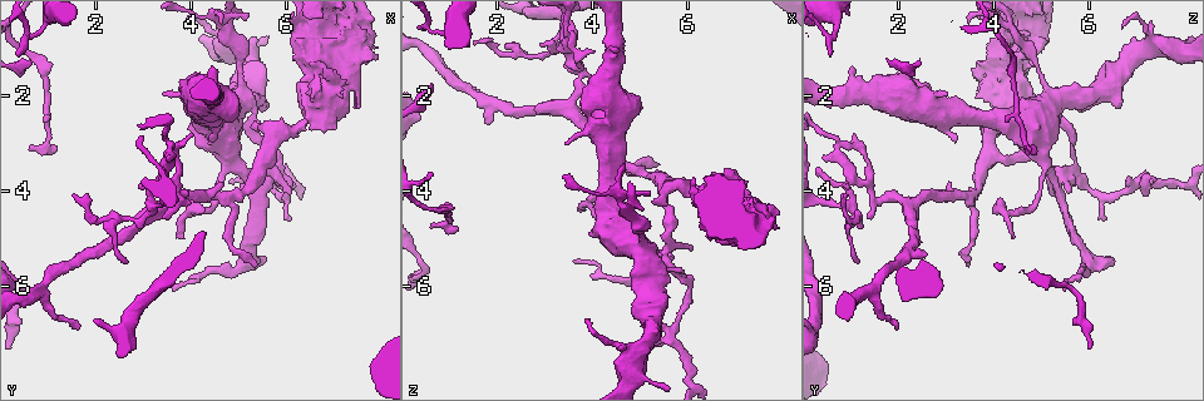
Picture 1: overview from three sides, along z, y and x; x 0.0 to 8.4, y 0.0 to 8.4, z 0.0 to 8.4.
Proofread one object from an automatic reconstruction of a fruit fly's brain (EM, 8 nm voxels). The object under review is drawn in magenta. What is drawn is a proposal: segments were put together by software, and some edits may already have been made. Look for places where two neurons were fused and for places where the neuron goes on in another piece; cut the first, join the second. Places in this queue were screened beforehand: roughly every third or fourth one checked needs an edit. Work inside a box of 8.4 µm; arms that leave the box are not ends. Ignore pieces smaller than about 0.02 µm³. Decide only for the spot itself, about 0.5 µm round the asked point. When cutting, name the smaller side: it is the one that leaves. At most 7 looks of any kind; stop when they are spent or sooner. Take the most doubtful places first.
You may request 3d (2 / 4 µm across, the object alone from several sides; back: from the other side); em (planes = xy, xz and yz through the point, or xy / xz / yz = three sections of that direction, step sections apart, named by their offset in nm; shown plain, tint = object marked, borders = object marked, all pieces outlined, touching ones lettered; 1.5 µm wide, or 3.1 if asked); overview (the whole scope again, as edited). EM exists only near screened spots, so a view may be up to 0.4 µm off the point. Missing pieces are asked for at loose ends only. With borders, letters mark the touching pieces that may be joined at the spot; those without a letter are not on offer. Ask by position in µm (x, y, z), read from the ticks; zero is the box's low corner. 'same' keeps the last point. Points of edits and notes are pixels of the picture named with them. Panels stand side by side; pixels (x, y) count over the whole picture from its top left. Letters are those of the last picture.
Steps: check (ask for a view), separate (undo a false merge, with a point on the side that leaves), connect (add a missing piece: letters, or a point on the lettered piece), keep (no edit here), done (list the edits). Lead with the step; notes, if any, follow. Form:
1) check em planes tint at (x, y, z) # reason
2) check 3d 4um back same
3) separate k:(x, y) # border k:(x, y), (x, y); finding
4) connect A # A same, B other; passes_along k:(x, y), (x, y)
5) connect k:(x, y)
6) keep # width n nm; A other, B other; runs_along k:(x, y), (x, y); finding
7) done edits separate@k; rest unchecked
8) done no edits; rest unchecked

check 3d 2um at (5.50, 5.40, 6.40) # branch stops here

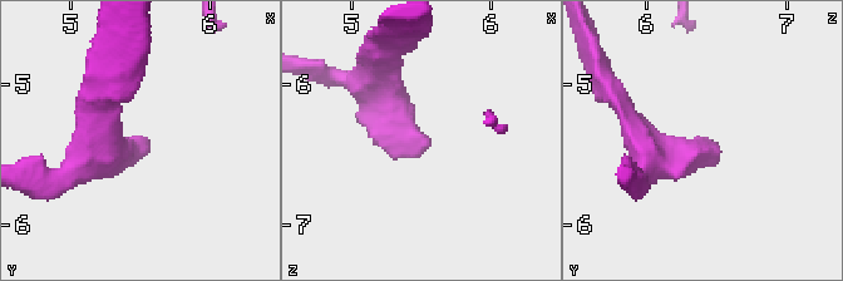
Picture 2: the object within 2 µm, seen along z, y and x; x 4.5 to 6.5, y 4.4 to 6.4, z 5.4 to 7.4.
check em planes borders at (5.54, 5.40, 6.44)

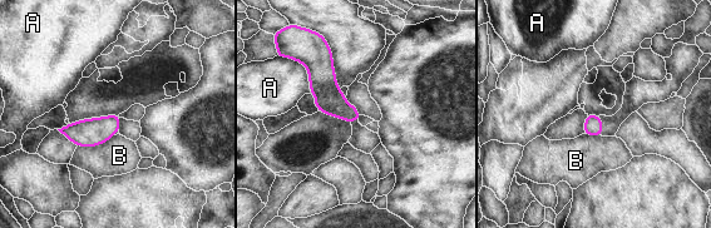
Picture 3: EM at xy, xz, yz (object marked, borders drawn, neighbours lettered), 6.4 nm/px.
keep # A other, B other; border 3:(114, 134), (97, 145), (77, 147); no lettered piece goes on from it

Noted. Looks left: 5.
check 3d 2um at (5.35, 5.50, 3.40) # an open end

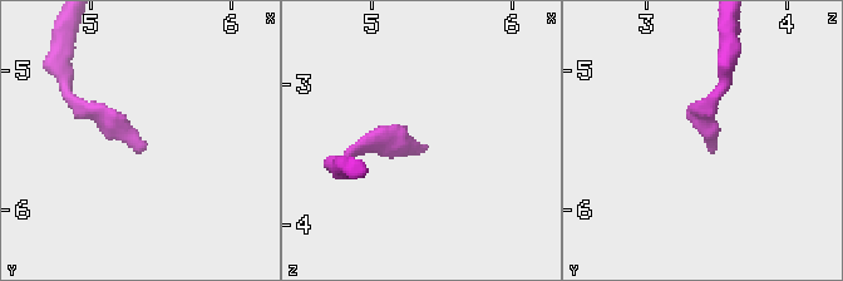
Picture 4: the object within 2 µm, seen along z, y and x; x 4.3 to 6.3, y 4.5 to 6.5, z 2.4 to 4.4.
check em planes tint at (5.40, 5.52, 3.44)

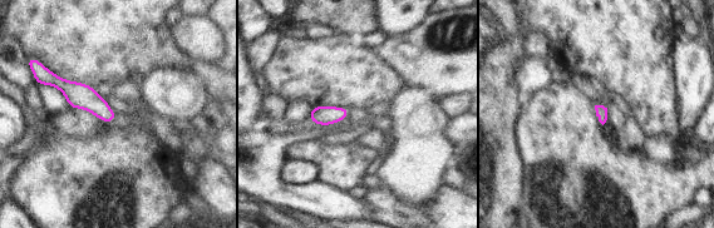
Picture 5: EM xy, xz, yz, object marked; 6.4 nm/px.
check em planes borders same # what lies round it

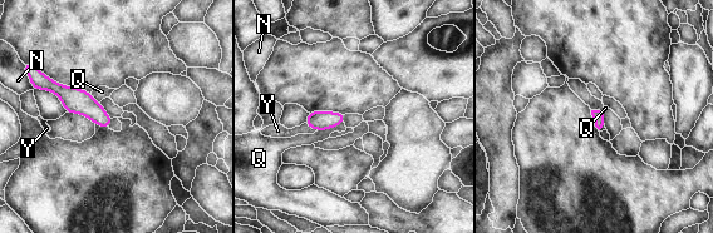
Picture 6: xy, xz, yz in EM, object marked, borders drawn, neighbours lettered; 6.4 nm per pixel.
keep # N other, Q other, Y other; border 6:(304, 123), (316, 130); no lettered piece goes on from it

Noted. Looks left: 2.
check 3d 4um at (3.90, 0.60, 6.75) # branch stops here

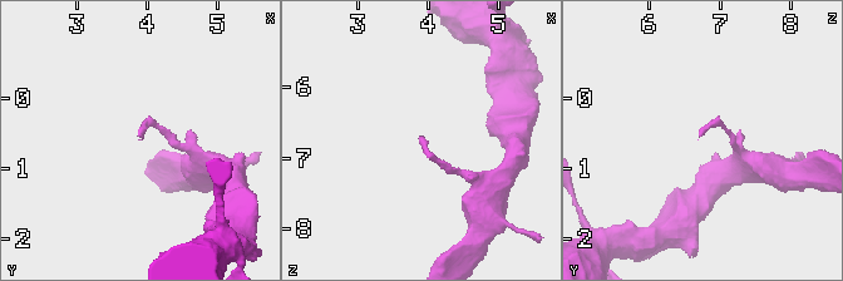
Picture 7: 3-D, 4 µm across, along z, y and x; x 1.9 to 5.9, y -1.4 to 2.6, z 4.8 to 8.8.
check em planes borders at (3.90, 0.65, 6.65)

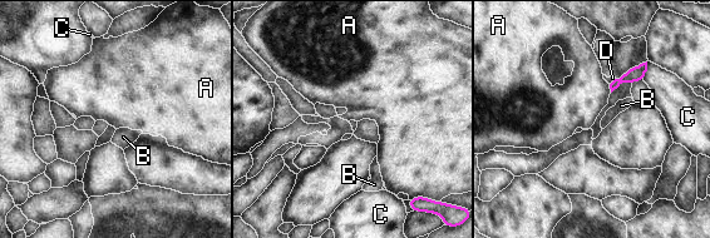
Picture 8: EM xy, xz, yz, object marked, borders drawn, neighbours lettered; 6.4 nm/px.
keep # A other, B other, C other, D other; none of them fits

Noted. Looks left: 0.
done no edits; rest unchecked

